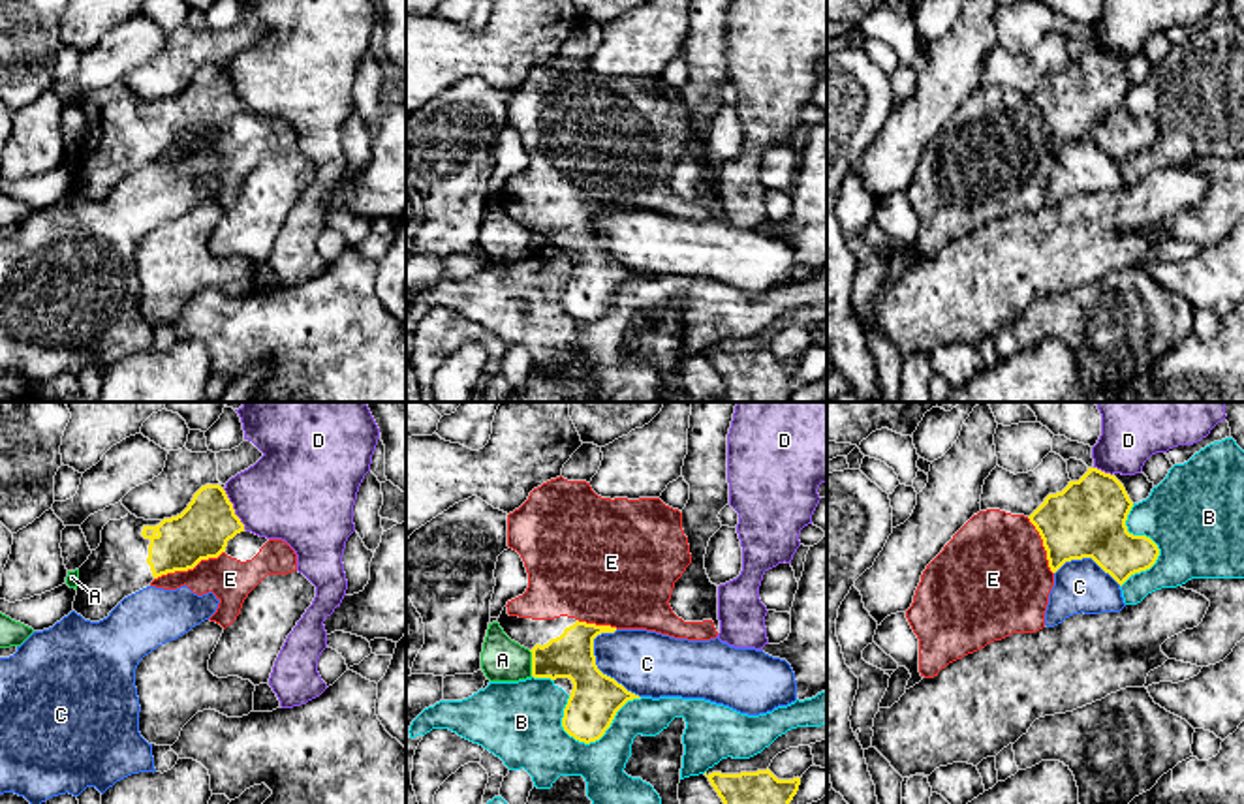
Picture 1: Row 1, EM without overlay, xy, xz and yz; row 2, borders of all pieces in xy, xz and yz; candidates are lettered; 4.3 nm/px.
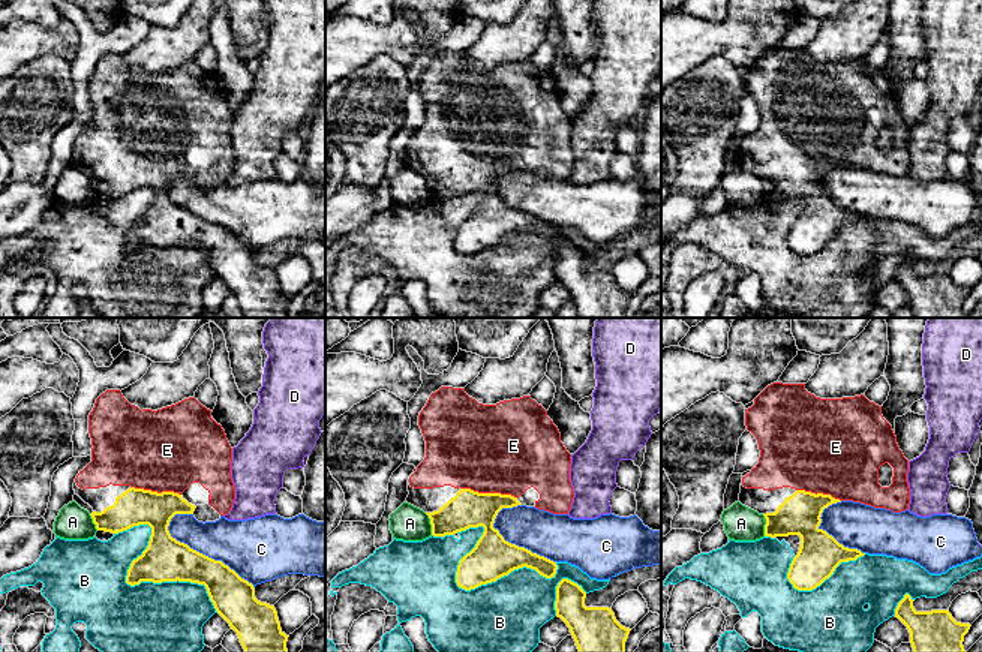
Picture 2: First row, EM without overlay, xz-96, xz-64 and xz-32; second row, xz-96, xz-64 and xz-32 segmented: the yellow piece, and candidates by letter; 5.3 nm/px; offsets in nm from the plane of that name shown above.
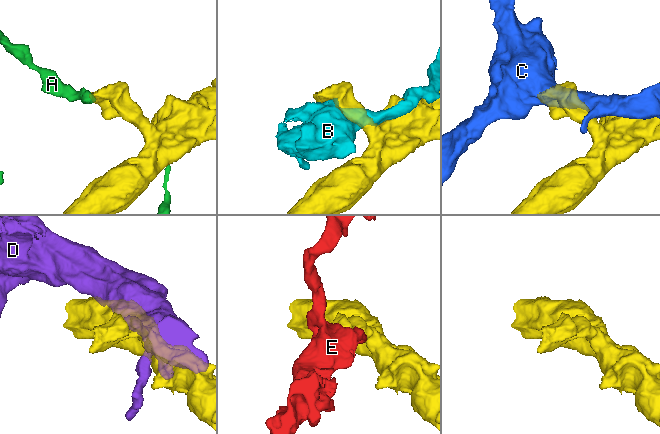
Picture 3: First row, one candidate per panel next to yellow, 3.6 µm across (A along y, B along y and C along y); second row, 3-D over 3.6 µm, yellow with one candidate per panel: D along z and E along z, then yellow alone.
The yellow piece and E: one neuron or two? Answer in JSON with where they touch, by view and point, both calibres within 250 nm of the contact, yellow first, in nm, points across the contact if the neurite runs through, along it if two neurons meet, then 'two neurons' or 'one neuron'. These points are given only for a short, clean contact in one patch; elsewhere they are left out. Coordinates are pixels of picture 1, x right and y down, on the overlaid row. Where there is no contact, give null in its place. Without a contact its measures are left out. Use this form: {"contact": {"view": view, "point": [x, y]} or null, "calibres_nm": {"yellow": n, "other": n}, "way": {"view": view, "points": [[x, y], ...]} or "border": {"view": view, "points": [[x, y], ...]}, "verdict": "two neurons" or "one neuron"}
{"contact": {"view": "xy", "point": [188, 568]}, "calibres_nm": {"yellow": 240, "other": 190}, "way": {"view": "xy", "points": [[202, 530], [188, 549], [188, 568], [209, 568], [230, 579]]}, "verdict": "one neuron"}

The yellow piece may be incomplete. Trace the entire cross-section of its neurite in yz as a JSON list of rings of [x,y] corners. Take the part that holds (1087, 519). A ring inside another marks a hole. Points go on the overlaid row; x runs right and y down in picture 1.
[[[1097,468],[1045,502],[1030,515],[987,509],[973,515],[926,565],[906,618],[919,639],[919,673],[934,678],[949,663],[1013,633],[1045,627],[1054,573],[1071,560],[1092,558],[1120,586],[1150,569],[1158,545],[1127,532],[1133,507],[1124,485]]]

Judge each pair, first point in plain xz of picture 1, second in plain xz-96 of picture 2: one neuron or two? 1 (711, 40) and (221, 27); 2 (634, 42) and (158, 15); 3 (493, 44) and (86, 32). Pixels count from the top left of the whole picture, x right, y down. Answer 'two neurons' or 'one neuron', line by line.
1: two neurons
2: two neurons
3: two neurons

